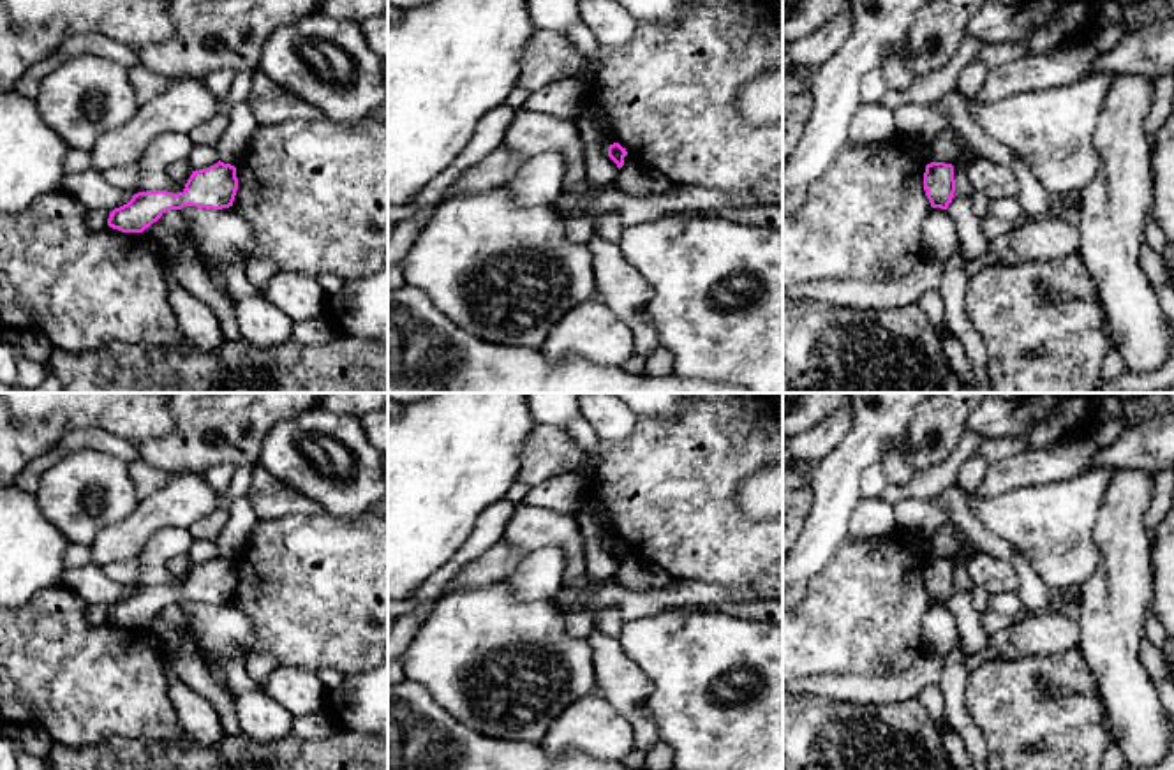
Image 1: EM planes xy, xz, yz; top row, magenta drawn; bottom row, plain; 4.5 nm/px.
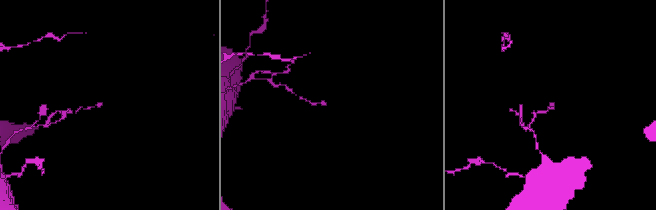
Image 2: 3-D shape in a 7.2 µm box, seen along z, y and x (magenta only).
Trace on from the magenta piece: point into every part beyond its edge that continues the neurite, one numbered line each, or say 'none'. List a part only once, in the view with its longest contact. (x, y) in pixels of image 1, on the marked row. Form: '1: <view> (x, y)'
none

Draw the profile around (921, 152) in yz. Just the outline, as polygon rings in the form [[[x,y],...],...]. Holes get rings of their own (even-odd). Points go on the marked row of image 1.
[[[903,137],[895,139],[894,143],[910,159],[924,162],[924,164],[933,162],[933,152],[931,152],[929,144],[911,143],[911,141],[903,139]]]

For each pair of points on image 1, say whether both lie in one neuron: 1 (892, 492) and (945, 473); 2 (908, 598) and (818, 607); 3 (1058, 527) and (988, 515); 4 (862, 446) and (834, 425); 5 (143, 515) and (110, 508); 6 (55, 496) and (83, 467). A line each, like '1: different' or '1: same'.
1: same
2: same
3: same
4: different
5: different
6: same

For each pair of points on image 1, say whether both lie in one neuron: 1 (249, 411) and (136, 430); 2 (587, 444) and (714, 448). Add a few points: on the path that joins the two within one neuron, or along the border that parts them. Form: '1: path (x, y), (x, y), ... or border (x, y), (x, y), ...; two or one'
1: border (171, 411), (173, 427), (166, 434), (138, 443); two
2: border (564, 430), (584, 451), (591, 451), (600, 443); two

